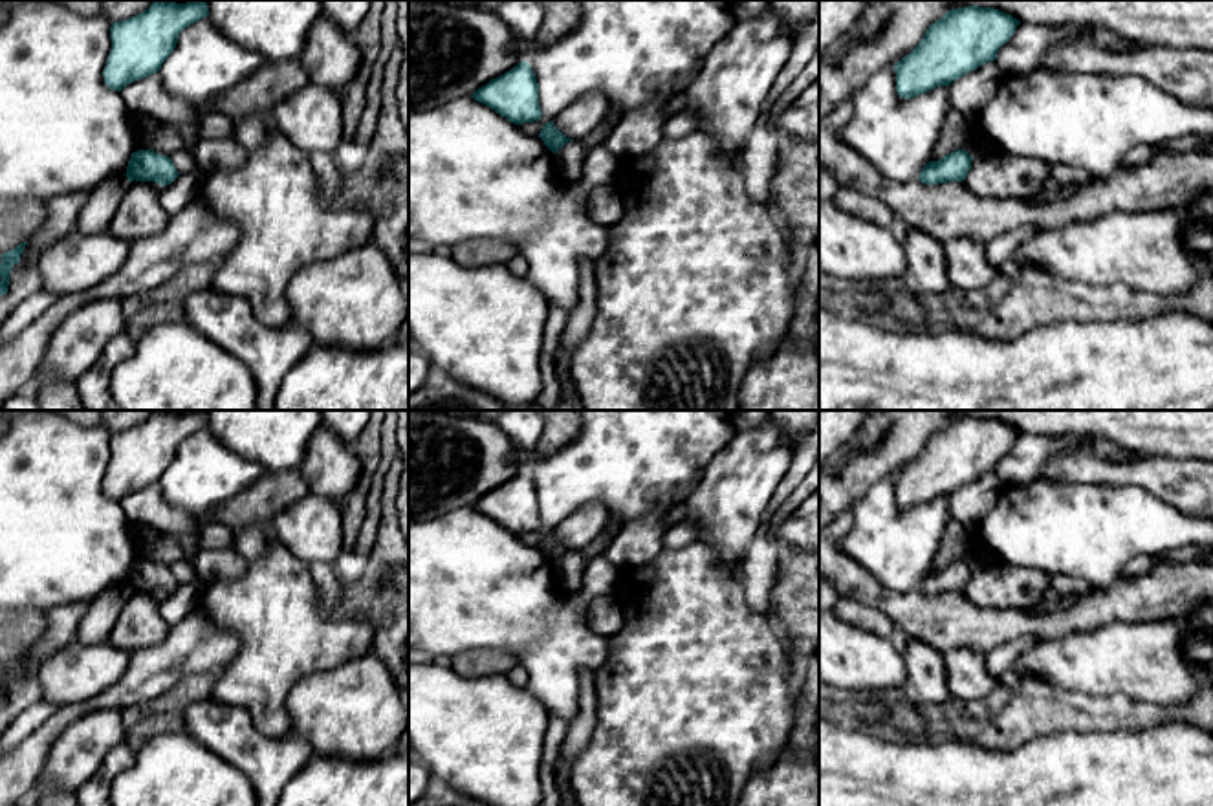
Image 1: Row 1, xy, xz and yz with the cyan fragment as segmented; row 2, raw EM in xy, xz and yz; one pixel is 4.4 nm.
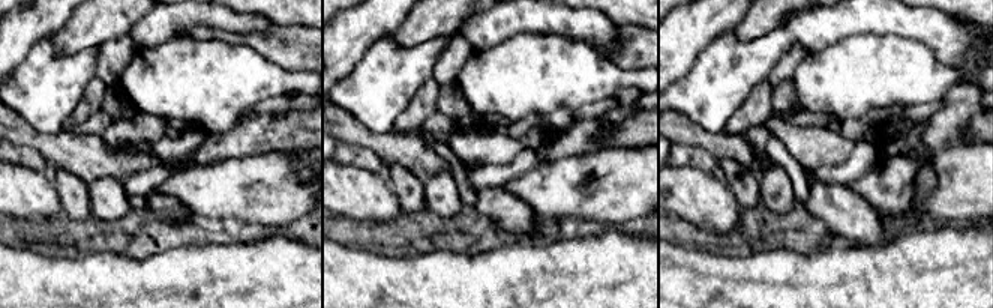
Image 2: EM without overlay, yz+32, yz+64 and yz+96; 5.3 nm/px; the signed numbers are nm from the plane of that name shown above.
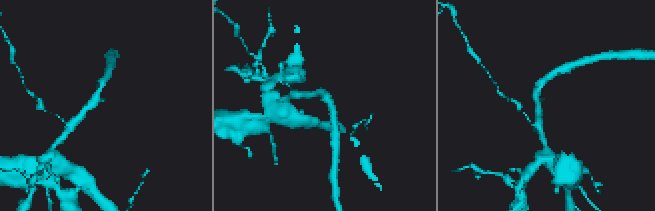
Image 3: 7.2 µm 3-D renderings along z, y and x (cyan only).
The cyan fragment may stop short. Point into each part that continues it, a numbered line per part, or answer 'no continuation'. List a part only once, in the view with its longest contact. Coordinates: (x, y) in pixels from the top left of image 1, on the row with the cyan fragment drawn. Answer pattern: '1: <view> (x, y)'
no continuation

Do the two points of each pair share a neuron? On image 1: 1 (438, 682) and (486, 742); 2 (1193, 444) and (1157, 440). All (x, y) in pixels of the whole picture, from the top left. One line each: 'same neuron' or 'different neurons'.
1: same neuron
2: same neuron

